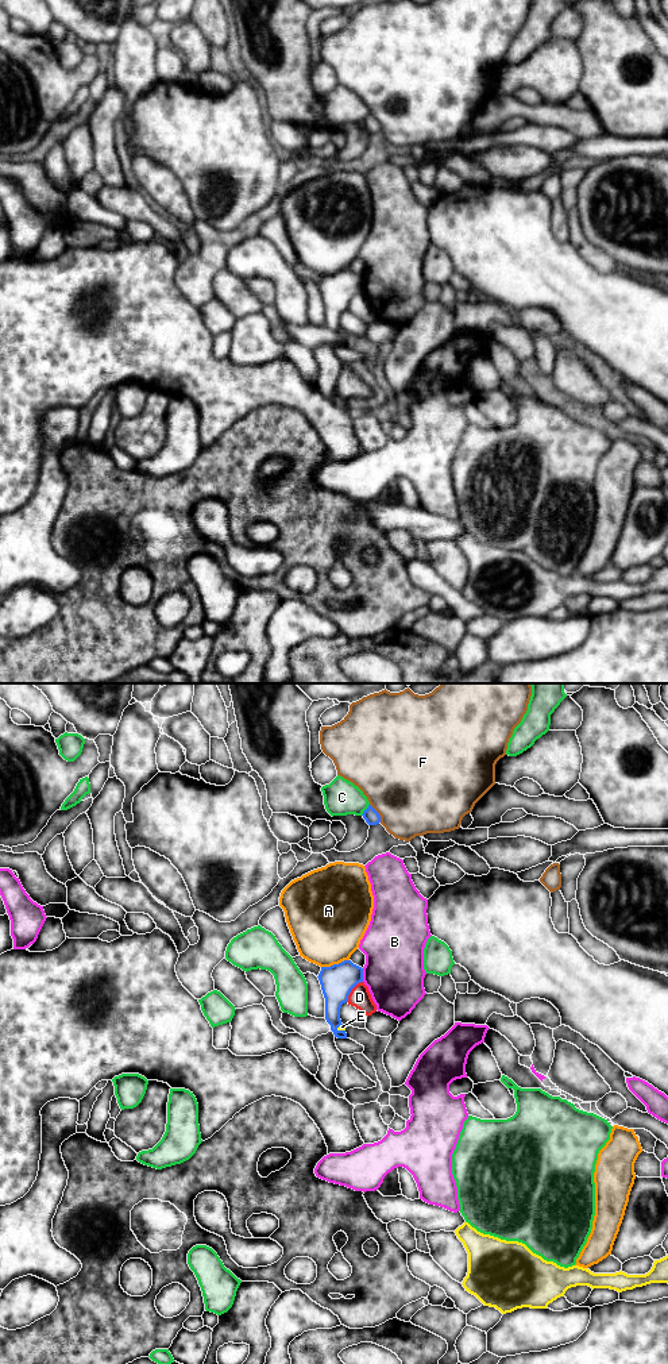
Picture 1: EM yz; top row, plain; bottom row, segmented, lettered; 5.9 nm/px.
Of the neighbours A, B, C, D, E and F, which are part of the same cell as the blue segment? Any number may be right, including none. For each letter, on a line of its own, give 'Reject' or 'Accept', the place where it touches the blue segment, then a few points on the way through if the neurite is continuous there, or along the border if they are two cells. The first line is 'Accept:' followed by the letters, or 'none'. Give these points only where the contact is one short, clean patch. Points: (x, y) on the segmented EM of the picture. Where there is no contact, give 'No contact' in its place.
Accept: none
A: Reject. Touches blue at yz (335, 964)
B: Reject. Touches blue at yz (362, 975)
C: Reject. Touches blue at yz (366, 809)
D: Reject. Touches blue at yz (351, 989)
E: Reject. Touches blue at yz (340, 1031). Boundary: yz (336, 1028), (344, 1031)
F: Reject. Touches blue at yz (378, 813)

